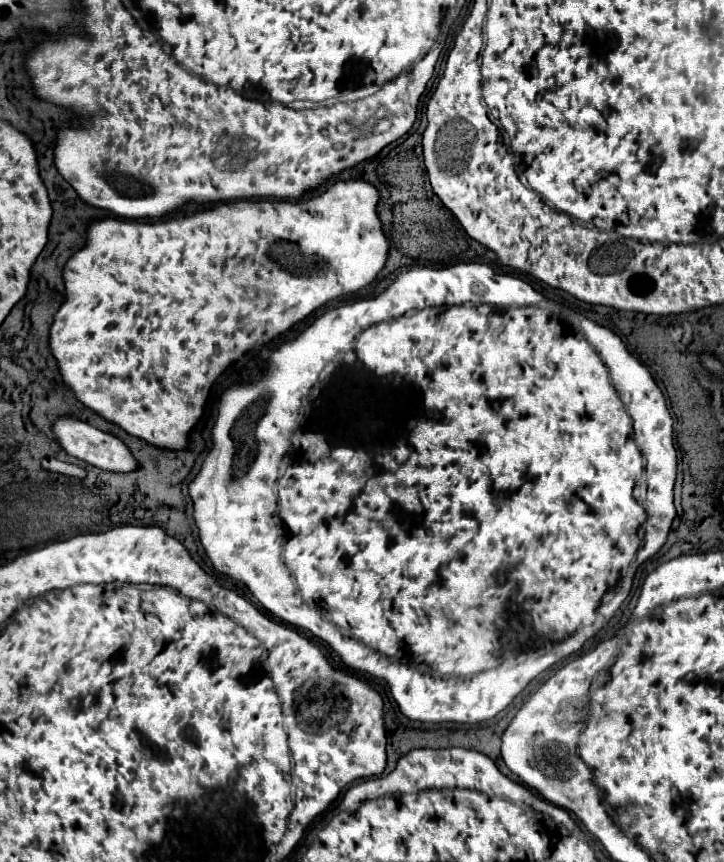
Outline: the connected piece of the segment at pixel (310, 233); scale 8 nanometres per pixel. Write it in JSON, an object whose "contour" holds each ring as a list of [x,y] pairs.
{"contour":[[[336,180],[324,192],[300,202],[286,202],[286,200],[236,200],[228,204],[222,202],[212,208],[156,224],[116,222],[116,218],[90,222],[86,228],[84,248],[72,254],[72,258],[64,266],[66,300],[56,312],[54,322],[50,326],[50,352],[58,362],[58,372],[64,384],[74,392],[78,402],[82,402],[86,408],[90,408],[104,420],[120,426],[126,434],[136,436],[142,442],[156,448],[186,450],[190,432],[204,414],[204,406],[216,378],[230,364],[240,360],[248,350],[260,348],[272,342],[276,336],[288,332],[294,324],[302,322],[308,314],[312,314],[326,302],[340,298],[344,294],[358,292],[378,278],[378,274],[386,266],[390,250],[388,238],[382,230],[382,222],[376,212],[378,202],[380,202],[380,192],[368,180]]]}

